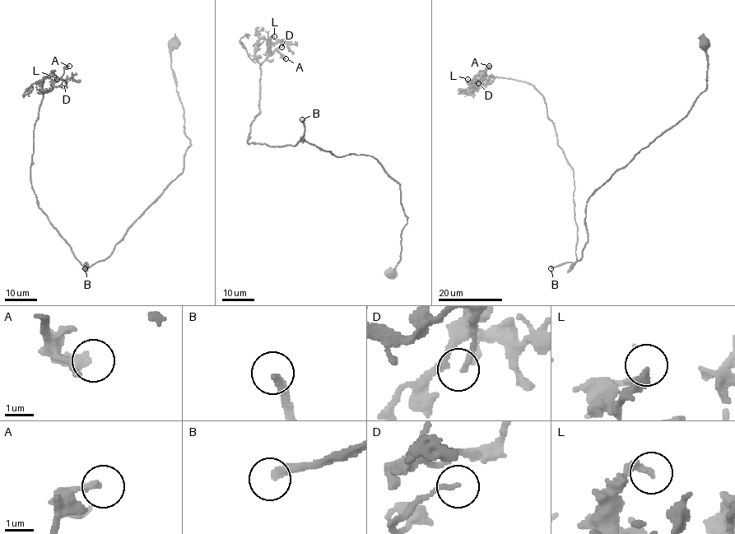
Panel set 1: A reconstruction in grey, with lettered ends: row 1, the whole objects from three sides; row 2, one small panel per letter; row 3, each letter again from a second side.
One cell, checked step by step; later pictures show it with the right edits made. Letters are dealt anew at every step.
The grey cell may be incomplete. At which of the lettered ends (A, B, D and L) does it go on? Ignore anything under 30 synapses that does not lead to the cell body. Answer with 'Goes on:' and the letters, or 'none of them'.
Goes on: B

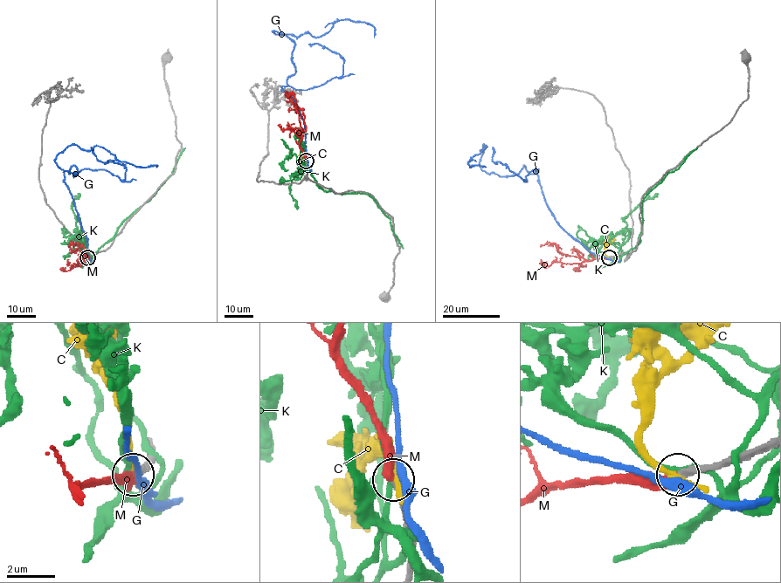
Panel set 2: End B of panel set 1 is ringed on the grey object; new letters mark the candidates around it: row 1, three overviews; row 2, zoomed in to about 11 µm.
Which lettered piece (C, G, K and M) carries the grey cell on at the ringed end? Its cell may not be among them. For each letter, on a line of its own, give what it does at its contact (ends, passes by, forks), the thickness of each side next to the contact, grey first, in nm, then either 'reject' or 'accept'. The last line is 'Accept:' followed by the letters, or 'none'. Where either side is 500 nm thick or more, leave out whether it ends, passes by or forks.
C: it passes by; calibres 280 and 240 nm; reject
G: it passes by; calibres 280 and 360 nm; reject
K: it passes by; calibres 280 and 220 nm; reject
M: it ends; calibres 280 and 420 nm; accept
Accept: M

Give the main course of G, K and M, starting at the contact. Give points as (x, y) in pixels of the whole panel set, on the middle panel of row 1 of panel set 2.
G: (306, 161), (305, 124), (282, 90), (294, 44), (273, 31), (316, 37), (349, 19), (370, 24), (374, 37)
K: (306, 161), (305, 165), (323, 190), (368, 195), (390, 219), (390, 229), (403, 249)
M: (306, 161), (299, 145), (306, 129), (304, 114), (302, 110), (290, 100), (286, 91)

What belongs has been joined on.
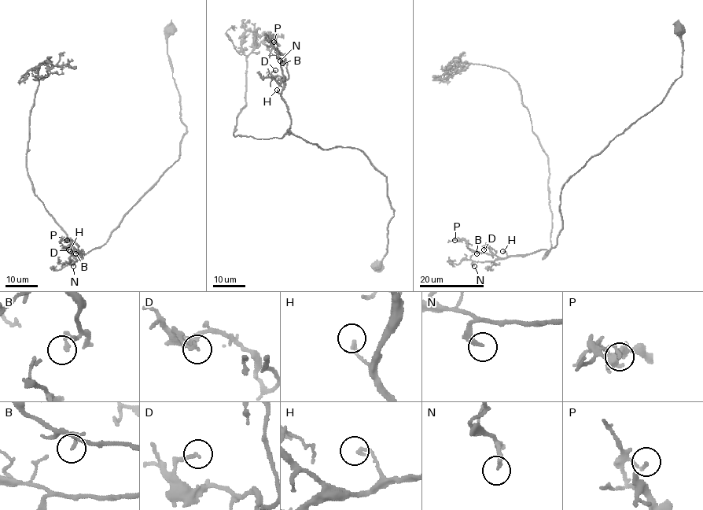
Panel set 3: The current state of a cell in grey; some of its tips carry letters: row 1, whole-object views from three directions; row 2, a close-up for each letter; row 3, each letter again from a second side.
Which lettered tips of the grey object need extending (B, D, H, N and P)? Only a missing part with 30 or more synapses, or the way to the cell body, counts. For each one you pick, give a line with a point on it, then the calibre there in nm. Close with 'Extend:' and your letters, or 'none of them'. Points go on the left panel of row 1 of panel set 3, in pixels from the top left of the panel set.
N: (73, 266) | 180 nm
Extend: N

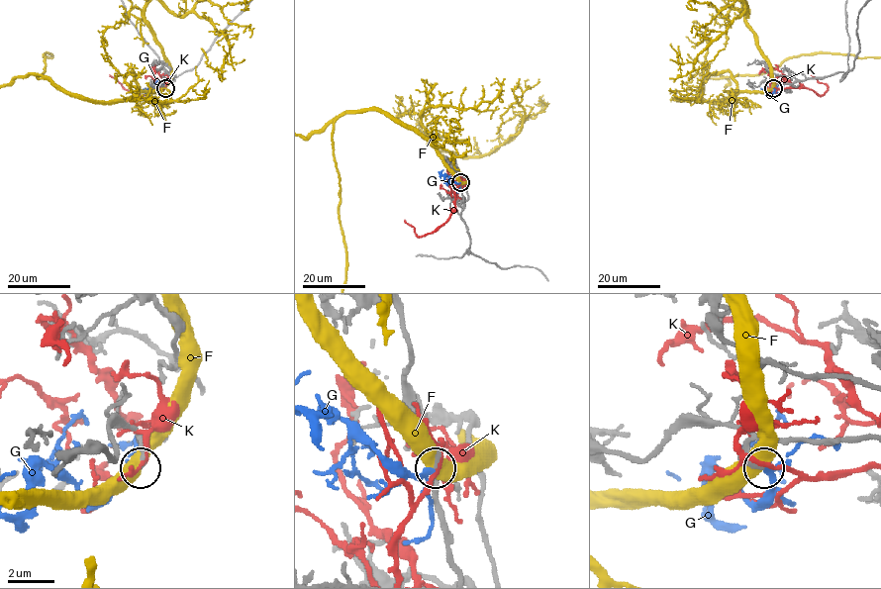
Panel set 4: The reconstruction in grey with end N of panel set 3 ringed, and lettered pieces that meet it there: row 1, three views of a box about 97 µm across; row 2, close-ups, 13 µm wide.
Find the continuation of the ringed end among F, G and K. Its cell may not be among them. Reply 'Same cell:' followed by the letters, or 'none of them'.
Same cell: G

